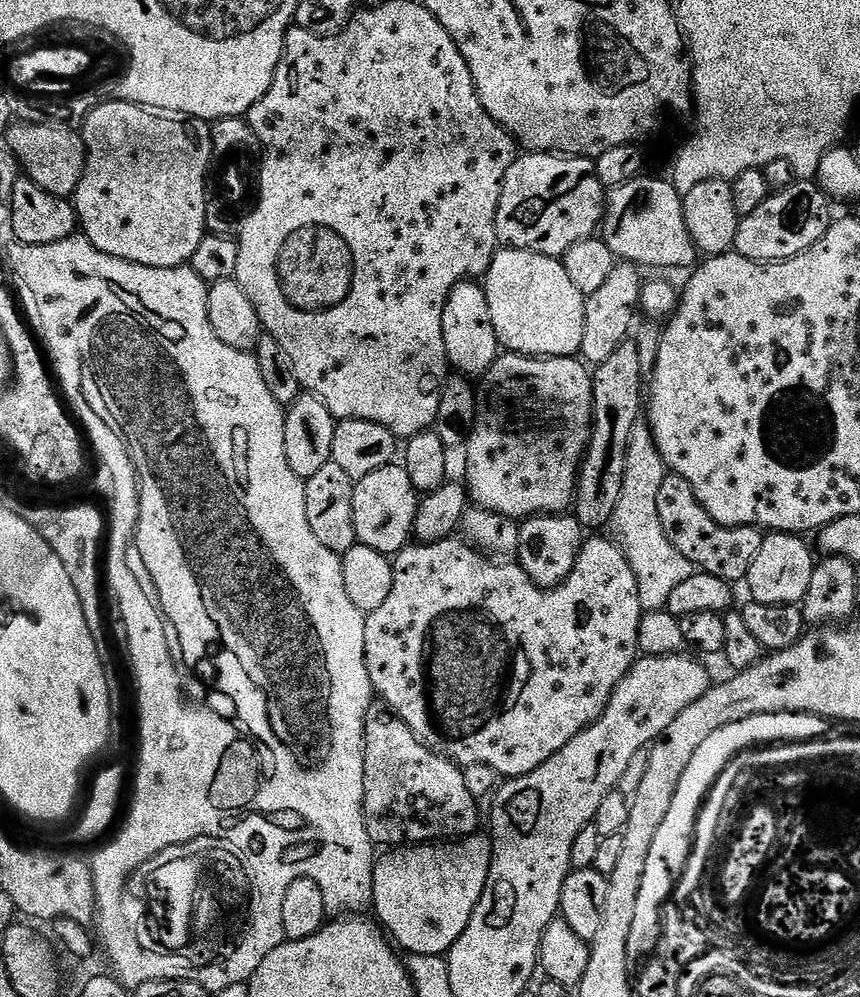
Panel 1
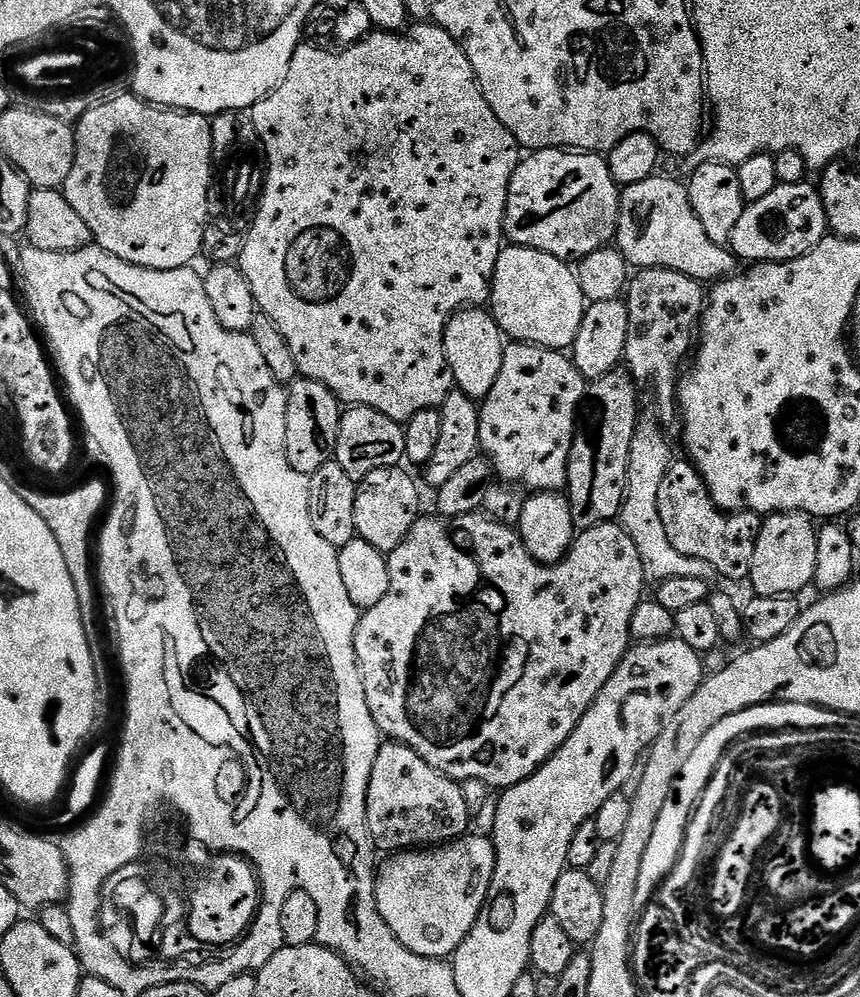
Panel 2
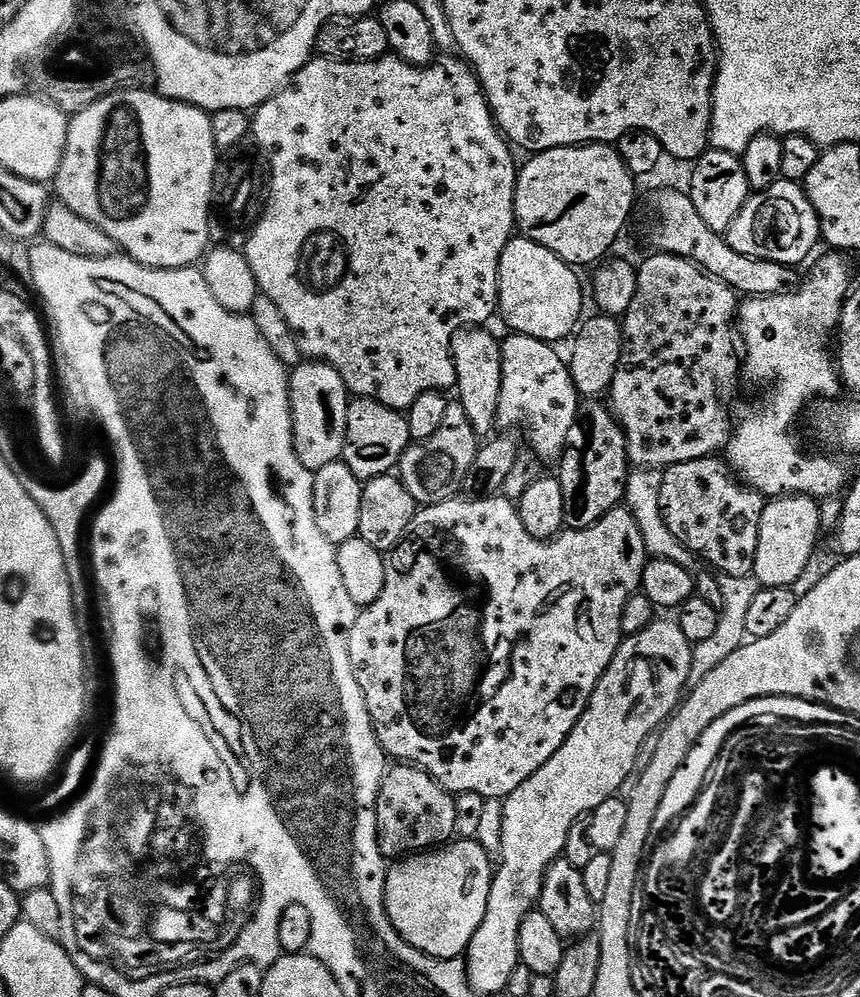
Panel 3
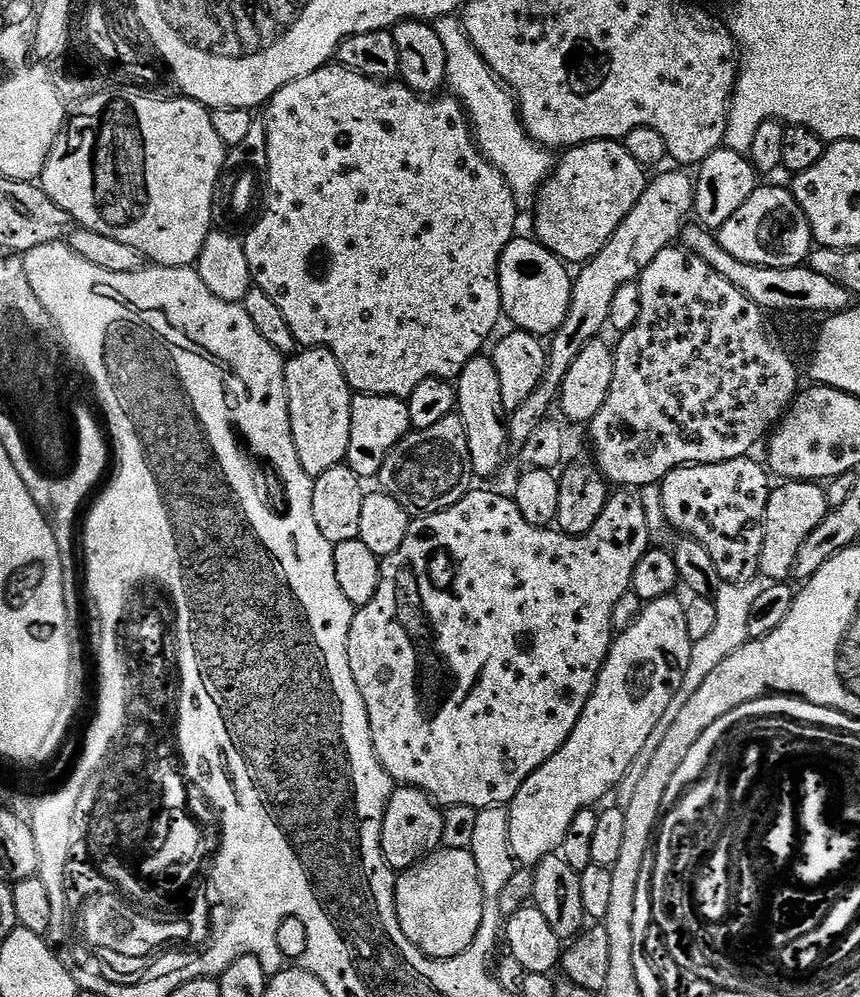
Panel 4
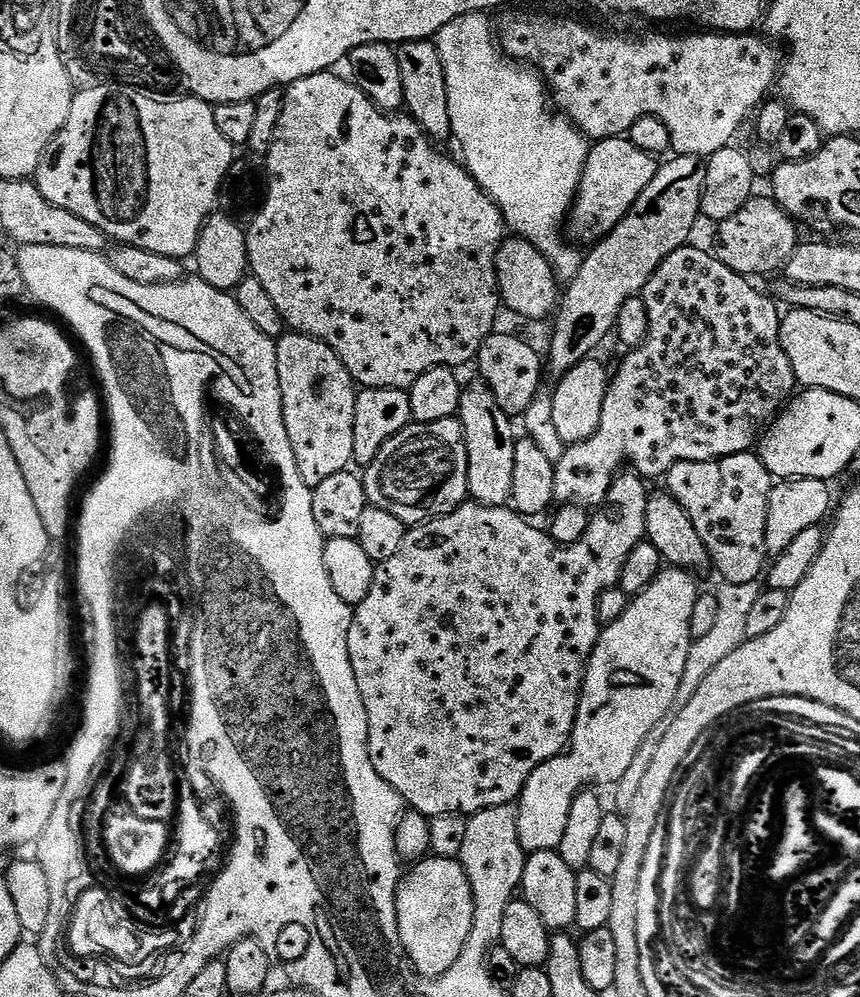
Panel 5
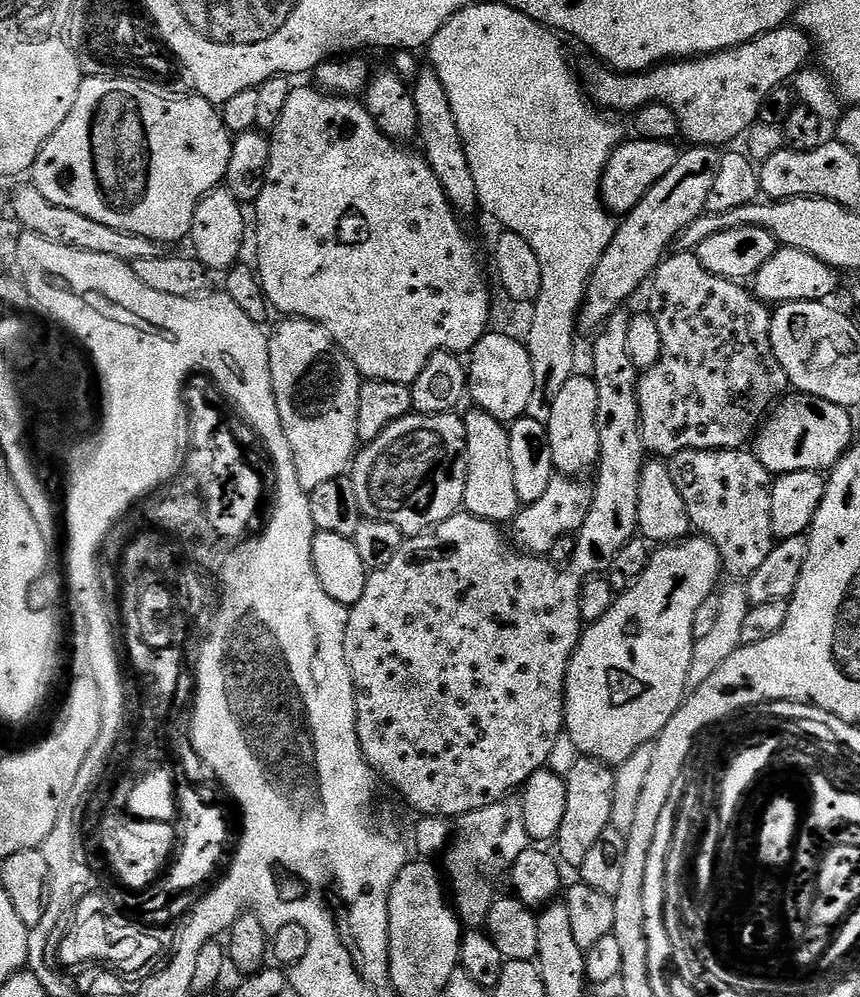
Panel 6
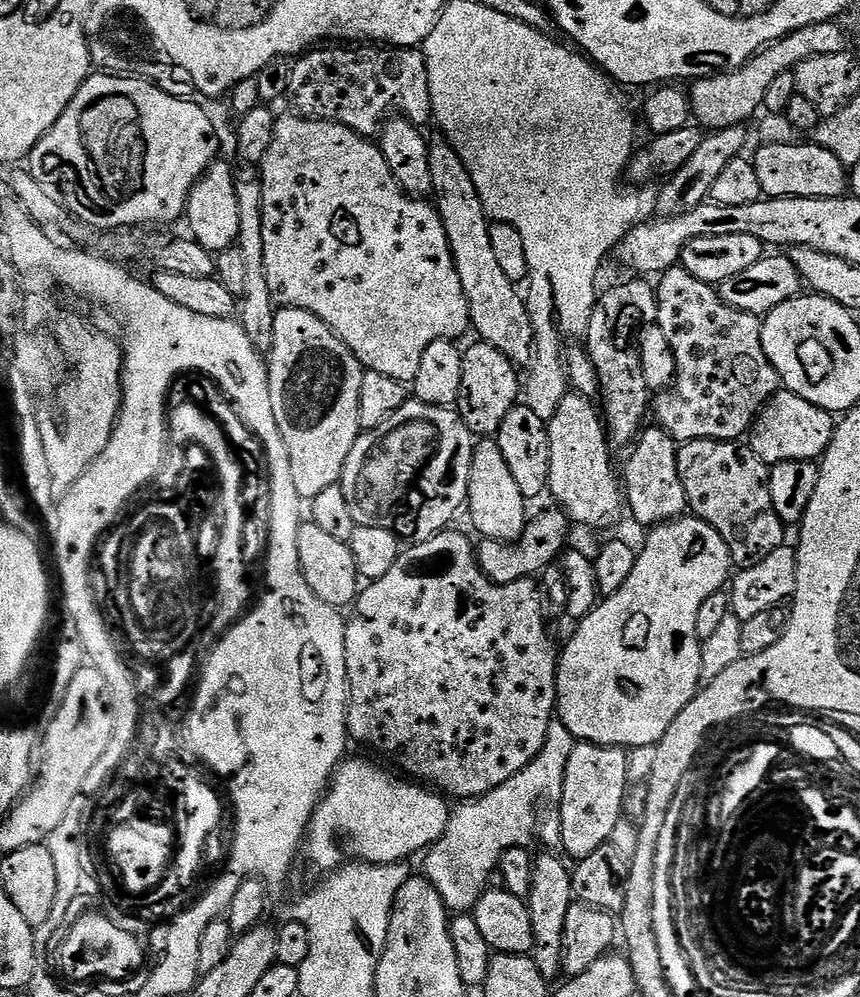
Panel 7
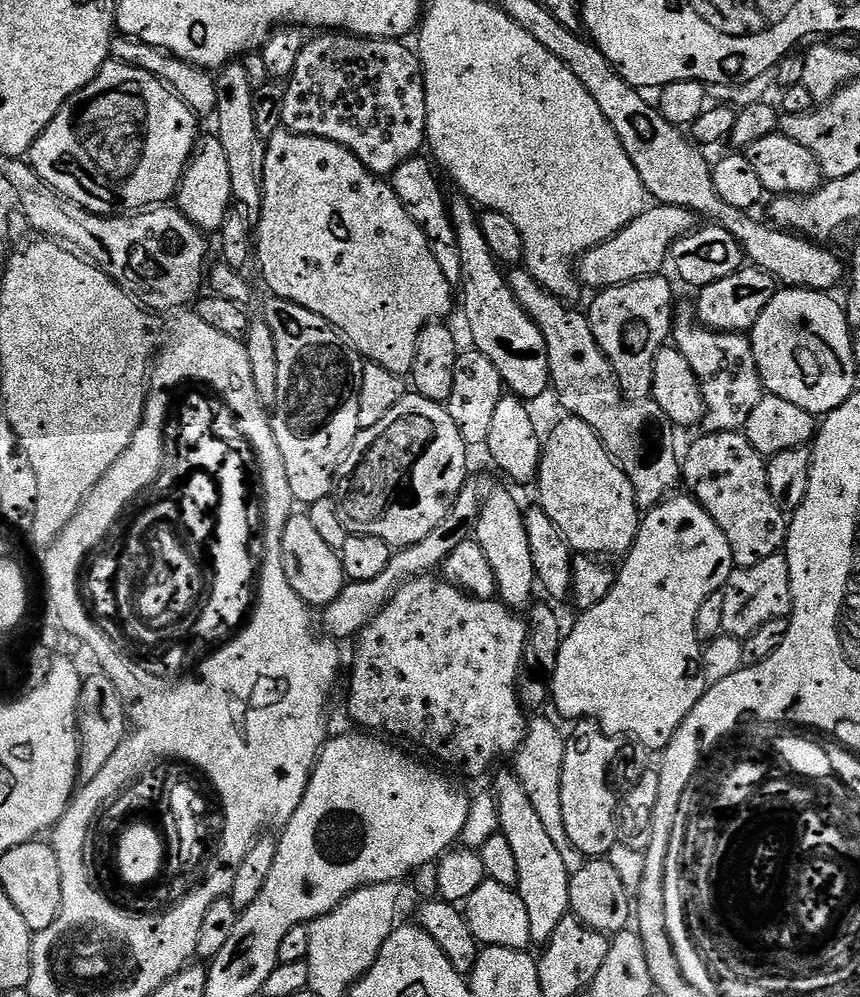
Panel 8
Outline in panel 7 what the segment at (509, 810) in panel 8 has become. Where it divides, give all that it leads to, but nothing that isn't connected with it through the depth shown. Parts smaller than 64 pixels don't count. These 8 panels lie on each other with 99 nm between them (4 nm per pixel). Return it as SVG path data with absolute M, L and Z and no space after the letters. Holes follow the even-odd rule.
M537 855L532 866L532 892L526 897L526 903L530 910L530 926L534 926L532 952L536 965L542 970L545 980L555 981L555 976L561 975L564 966L562 934L566 930L566 910L570 910L574 903L569 865L564 865L556 856Z

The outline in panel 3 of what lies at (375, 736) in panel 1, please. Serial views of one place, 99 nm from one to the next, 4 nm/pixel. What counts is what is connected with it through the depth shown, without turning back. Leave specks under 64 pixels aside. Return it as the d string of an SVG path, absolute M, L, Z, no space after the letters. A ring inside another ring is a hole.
M403 762L392 767L384 773L376 803L376 833L380 853L385 858L404 858L410 850L432 850L449 843L456 836L453 793L447 792L421 768Z

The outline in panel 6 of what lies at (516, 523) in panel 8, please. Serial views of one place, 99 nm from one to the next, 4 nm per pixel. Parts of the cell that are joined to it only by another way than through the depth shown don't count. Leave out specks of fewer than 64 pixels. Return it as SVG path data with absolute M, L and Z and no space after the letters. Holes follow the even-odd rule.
M473 407L471 411L462 416L466 430L466 490L462 508L467 515L504 526L515 518L522 507L518 490L514 487L508 428L481 408Z

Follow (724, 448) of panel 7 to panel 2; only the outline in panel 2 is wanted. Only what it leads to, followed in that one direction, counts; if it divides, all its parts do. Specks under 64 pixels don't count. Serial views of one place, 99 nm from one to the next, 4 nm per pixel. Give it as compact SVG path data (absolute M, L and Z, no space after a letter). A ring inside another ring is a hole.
M681 458L673 462L670 470L666 470L666 478L662 478L662 486L658 490L658 518L662 518L666 538L670 538L670 546L674 546L678 554L710 562L710 566L714 566L716 575L720 578L725 576L728 580L747 581L751 577L754 546L758 542L761 517L755 512L725 512L723 508L719 508L710 498L704 479L687 459Z

